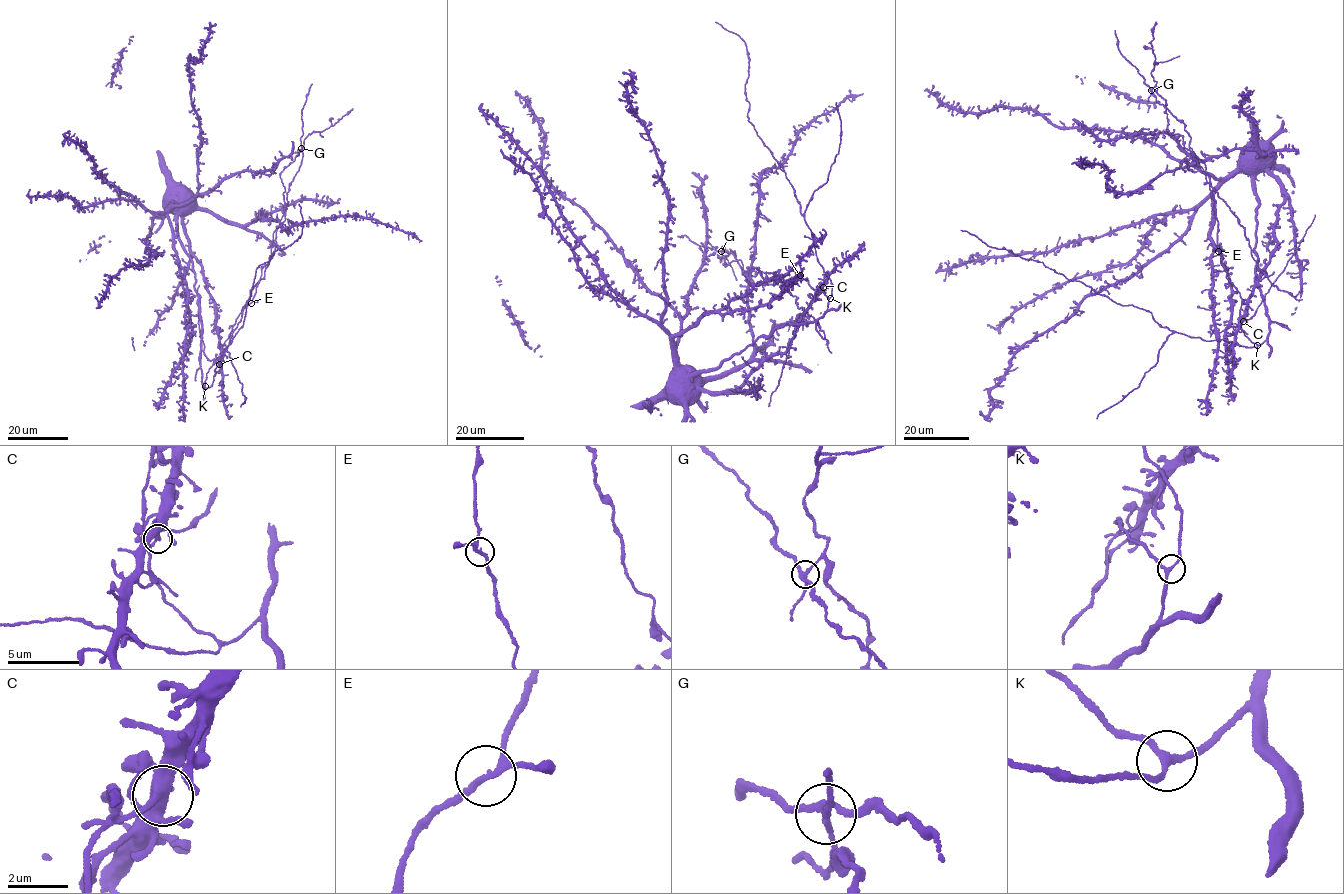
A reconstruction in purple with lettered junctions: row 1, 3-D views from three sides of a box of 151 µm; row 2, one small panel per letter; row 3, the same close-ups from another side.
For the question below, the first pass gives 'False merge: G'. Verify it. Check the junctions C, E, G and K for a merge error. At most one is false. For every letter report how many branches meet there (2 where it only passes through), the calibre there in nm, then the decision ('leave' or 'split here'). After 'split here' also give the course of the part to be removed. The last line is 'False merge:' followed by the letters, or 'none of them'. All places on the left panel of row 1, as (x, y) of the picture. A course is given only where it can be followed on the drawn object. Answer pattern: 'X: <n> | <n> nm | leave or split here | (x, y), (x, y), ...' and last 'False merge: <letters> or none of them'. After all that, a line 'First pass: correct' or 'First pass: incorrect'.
C: 4 | 320 nm | leave
E: 3 | 200 nm | leave
G: 4 | 200 nm | split here | (302, 148), (281, 173), (285, 189), (285, 220), (276, 231), (274, 251), (214, 364)
K: 3 | 190 nm | leave
False merge: G
First pass: correct

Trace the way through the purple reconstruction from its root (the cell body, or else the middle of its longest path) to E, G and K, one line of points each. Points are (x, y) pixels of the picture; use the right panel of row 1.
E: (1257, 161), (1275, 179), (1284, 198), (1274, 232), (1277, 249), (1246, 303), (1242, 303), (1226, 277), (1218, 251)
G: (1257, 161), (1284, 198), (1277, 249), (1242, 303), (1218, 251), (1205, 165), (1185, 125), (1151, 90)
K: (1257, 161), (1256, 287), (1263, 299), (1269, 328), (1268, 338), (1257, 345)

